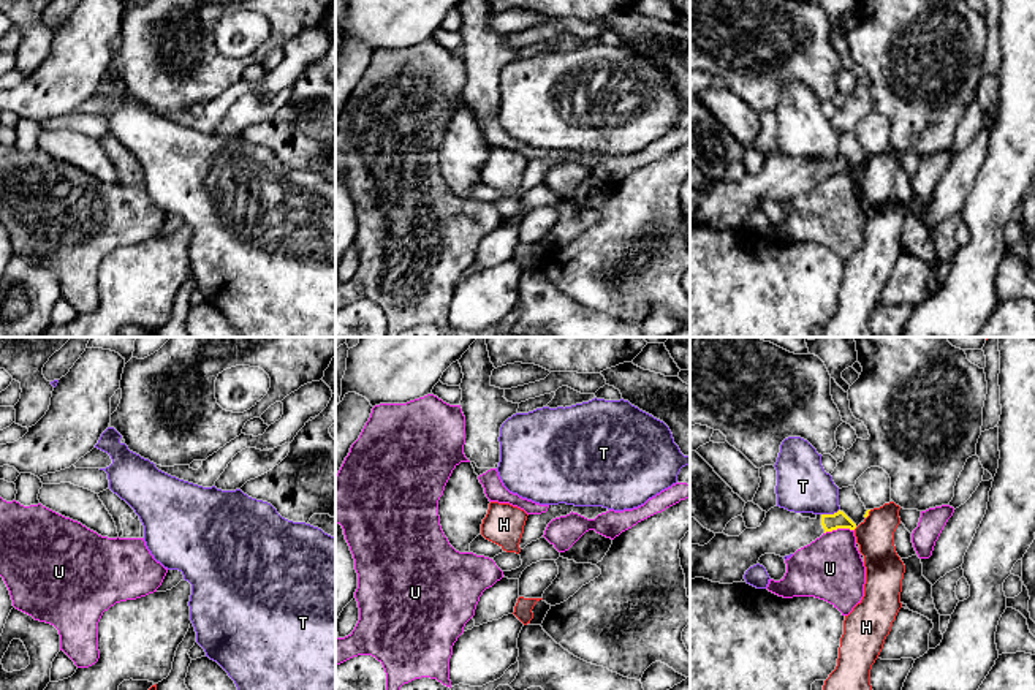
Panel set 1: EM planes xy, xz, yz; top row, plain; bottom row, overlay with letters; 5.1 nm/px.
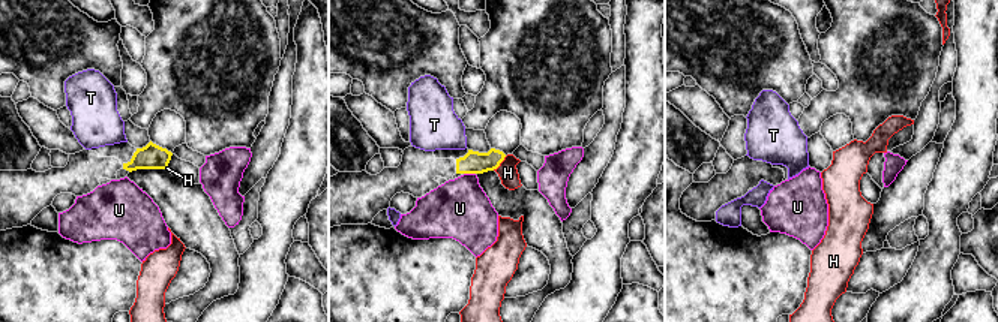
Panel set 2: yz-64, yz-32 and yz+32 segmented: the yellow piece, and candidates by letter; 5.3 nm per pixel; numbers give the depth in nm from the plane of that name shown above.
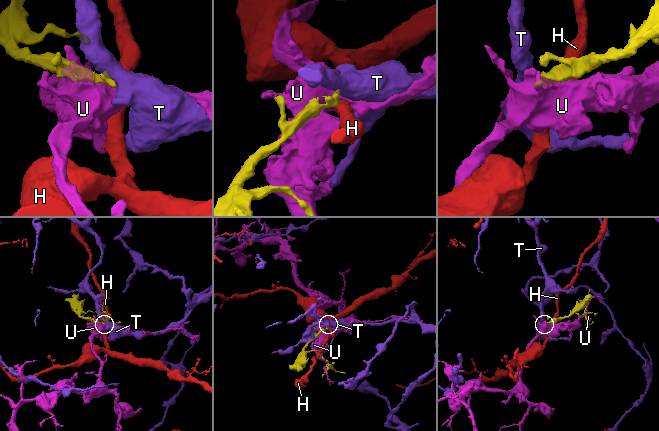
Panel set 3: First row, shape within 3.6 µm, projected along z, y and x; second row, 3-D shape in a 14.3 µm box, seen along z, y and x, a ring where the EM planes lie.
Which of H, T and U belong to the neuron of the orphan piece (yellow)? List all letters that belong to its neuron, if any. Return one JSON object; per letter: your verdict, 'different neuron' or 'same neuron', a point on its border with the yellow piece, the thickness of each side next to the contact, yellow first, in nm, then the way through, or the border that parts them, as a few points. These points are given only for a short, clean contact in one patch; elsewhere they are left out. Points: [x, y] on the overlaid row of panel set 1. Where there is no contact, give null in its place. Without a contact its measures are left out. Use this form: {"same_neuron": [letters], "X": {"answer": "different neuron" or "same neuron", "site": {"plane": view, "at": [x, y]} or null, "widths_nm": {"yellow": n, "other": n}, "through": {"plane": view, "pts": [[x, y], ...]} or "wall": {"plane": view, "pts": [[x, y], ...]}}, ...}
{"same_neuron": [], "H": {"answer": "different neuron", "site": {"plane": "yz", "at": [868, 515]}, "widths_nm": {"yellow": 20, "other": 190}, "wall": {"plane": "yz", "pts": [[871, 510], [866, 518]]}}, "T": {"answer": "different neuron", "site": {"plane": "yz", "at": [830, 515]}, "widths_nm": {"yellow": 90, "other": 280}, "wall": {"plane": "yz", "pts": [[839, 508], [830, 515], [822, 515]]}}, "U": {"answer": "different neuron", "site": {"plane": "yz", "at": [839, 527]}, "widths_nm": {"yellow": 90, "other": 320}}}

